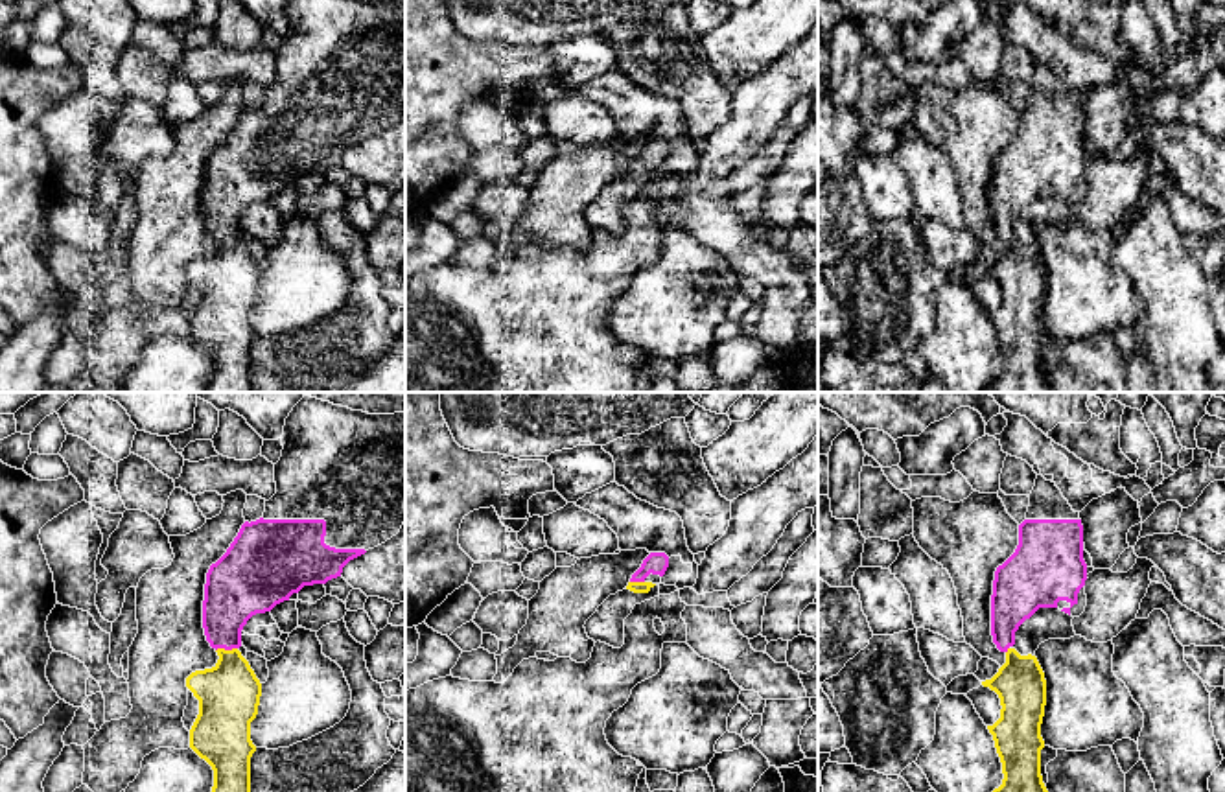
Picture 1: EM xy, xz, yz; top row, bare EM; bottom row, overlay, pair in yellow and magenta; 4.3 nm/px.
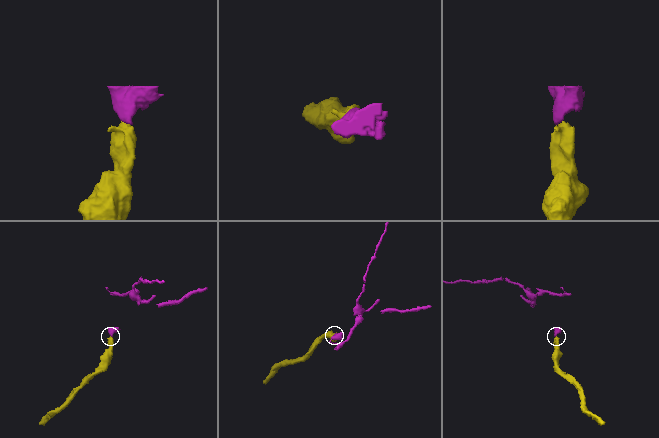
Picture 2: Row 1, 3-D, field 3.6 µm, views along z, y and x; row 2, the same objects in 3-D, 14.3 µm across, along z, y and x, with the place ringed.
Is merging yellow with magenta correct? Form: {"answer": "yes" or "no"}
{"answer": "yes"}

